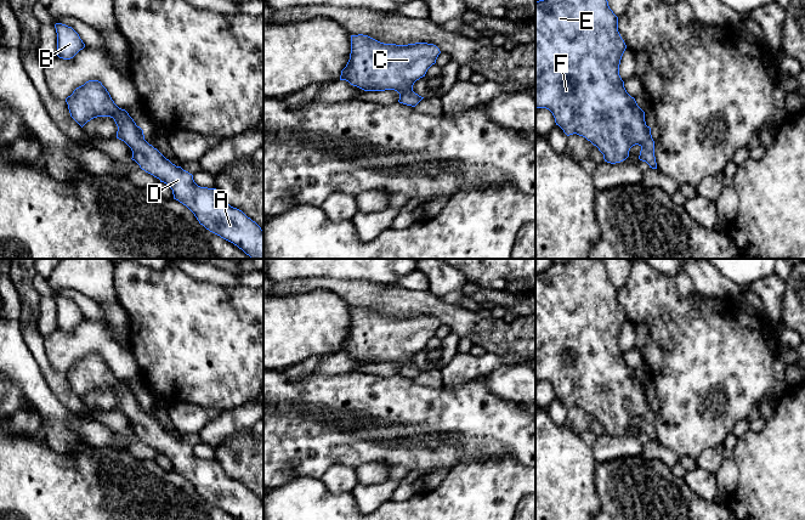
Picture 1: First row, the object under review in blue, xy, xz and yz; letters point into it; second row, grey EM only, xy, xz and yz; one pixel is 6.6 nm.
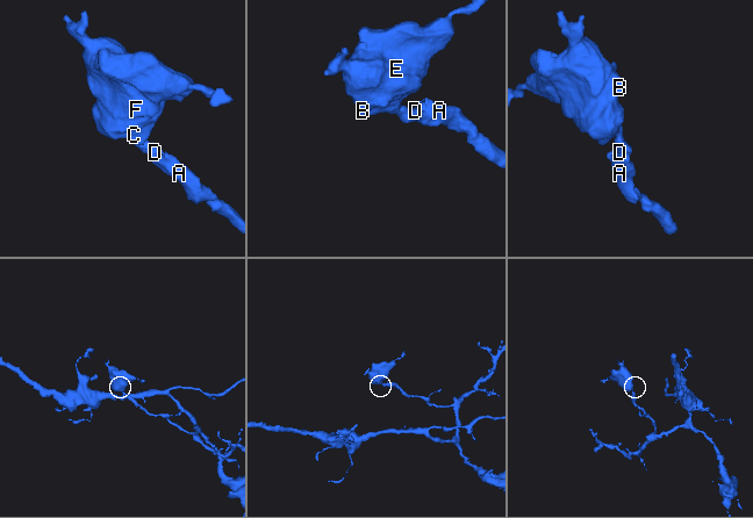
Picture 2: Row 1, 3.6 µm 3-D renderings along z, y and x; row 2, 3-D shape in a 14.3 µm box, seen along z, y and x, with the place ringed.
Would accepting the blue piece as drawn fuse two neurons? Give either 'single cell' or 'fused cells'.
single cell

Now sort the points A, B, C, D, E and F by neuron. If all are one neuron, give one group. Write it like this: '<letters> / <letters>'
A B C D E F

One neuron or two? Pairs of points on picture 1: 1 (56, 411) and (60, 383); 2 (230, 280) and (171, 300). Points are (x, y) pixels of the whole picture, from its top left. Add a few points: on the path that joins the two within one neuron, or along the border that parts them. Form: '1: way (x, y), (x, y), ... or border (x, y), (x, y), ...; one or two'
1: border (43, 376), (51, 393), (75, 413); two
2: border (190, 275), (199, 281), (216, 284), (239, 284); two

